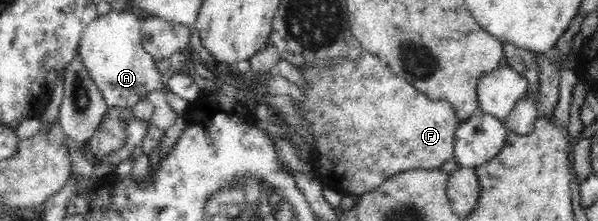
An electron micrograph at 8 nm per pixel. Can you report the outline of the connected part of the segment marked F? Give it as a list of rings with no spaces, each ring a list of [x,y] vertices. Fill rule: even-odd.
[[[362,51],[362,54],[357,59],[348,59],[348,57],[336,57],[329,61],[314,61],[311,67],[299,68],[308,82],[307,89],[303,89],[305,99],[298,102],[299,110],[302,118],[310,124],[312,136],[314,137],[312,172],[318,176],[319,181],[324,187],[331,187],[336,191],[344,194],[360,195],[366,194],[375,188],[378,188],[389,176],[397,175],[398,173],[424,168],[426,170],[440,169],[442,164],[450,158],[454,158],[454,135],[455,130],[462,123],[455,115],[452,105],[447,100],[432,100],[424,93],[418,91],[414,85],[408,83],[400,76],[396,76],[390,68],[386,66],[386,61],[368,51]]]

